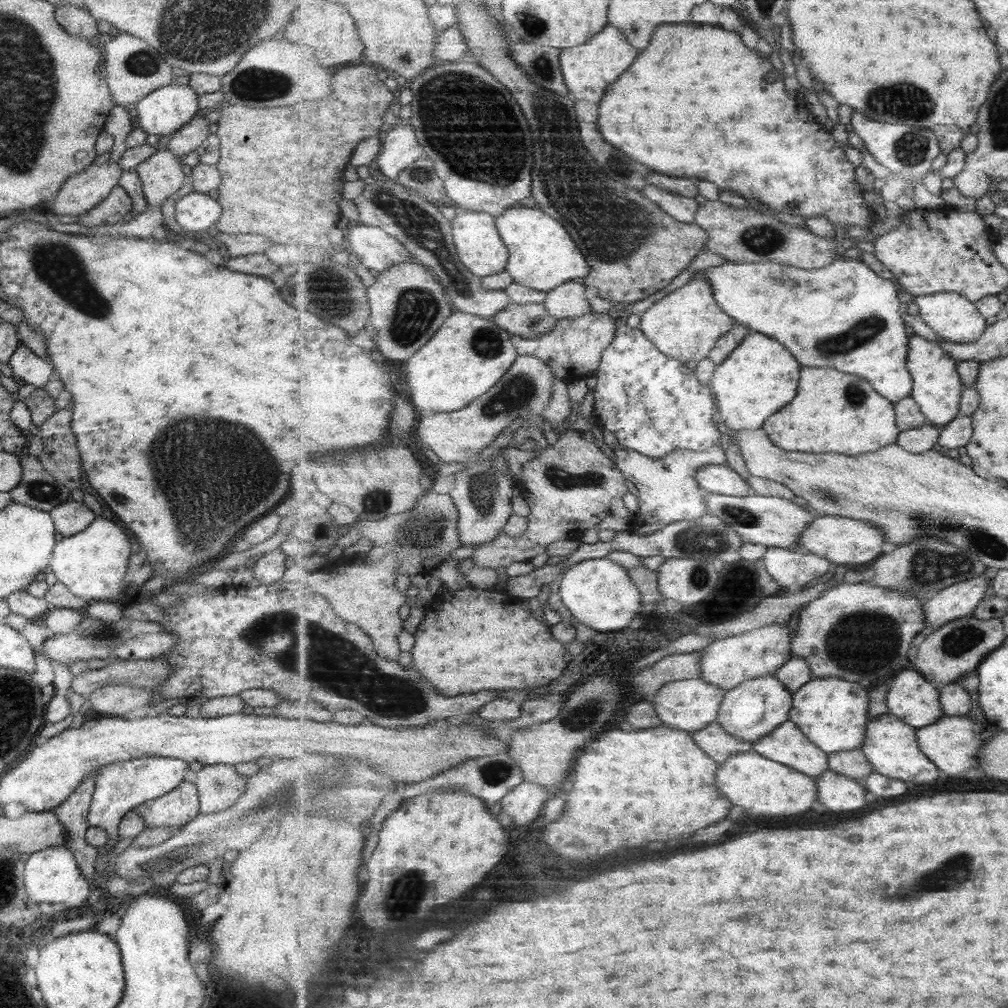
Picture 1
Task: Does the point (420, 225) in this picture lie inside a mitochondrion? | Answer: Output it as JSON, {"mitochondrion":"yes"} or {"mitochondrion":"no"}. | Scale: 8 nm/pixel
{"mitochondrion":"yes"}

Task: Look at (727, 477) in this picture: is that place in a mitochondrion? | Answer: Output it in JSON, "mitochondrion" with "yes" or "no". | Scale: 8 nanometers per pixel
{"mitochondrion":"no"}

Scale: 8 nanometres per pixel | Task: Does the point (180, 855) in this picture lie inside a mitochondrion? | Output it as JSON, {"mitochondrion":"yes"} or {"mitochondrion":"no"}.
{"mitochondrion":"yes"}

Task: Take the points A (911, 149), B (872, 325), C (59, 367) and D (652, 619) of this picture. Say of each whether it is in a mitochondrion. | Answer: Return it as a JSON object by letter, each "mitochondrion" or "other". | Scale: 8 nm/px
{"A":"mitochondrion","B":"mitochondrion","C":"other","D":"other"}

